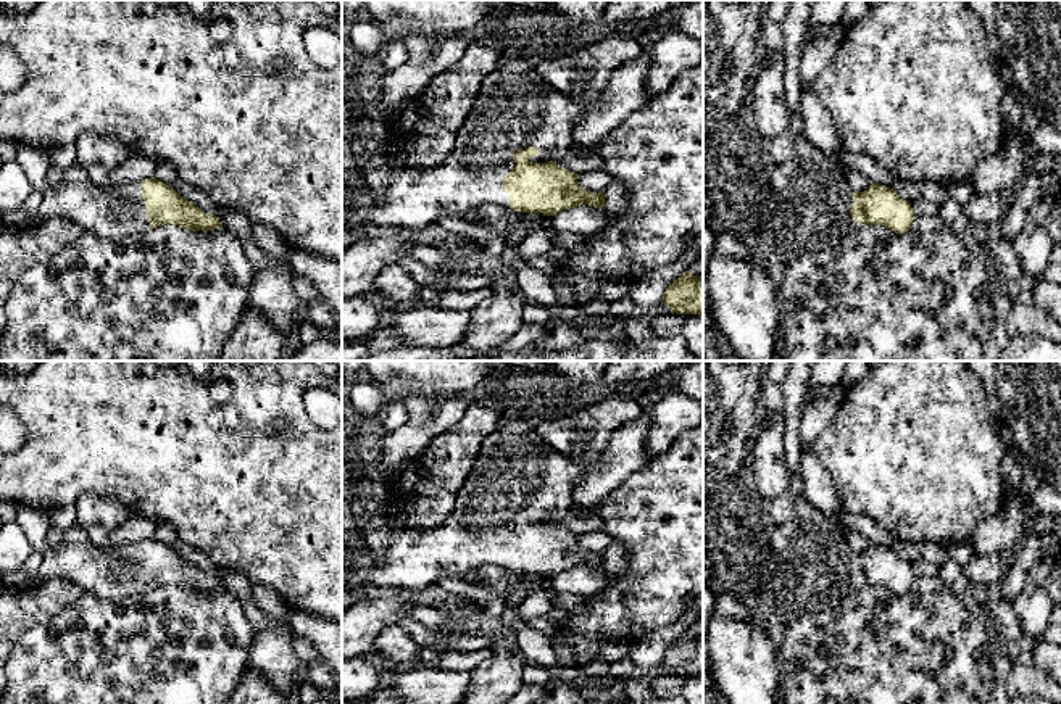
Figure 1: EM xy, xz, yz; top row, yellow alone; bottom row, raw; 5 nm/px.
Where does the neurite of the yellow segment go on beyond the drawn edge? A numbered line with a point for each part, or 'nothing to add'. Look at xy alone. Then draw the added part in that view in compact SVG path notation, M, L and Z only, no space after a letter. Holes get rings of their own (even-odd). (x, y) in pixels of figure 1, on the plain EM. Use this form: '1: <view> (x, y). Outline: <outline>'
1: xy (112, 572). Outline: M89 541L63 543L42 556L32 585L52 578L68 580L84 591L114 601L152 590L140 541L103 548Z

